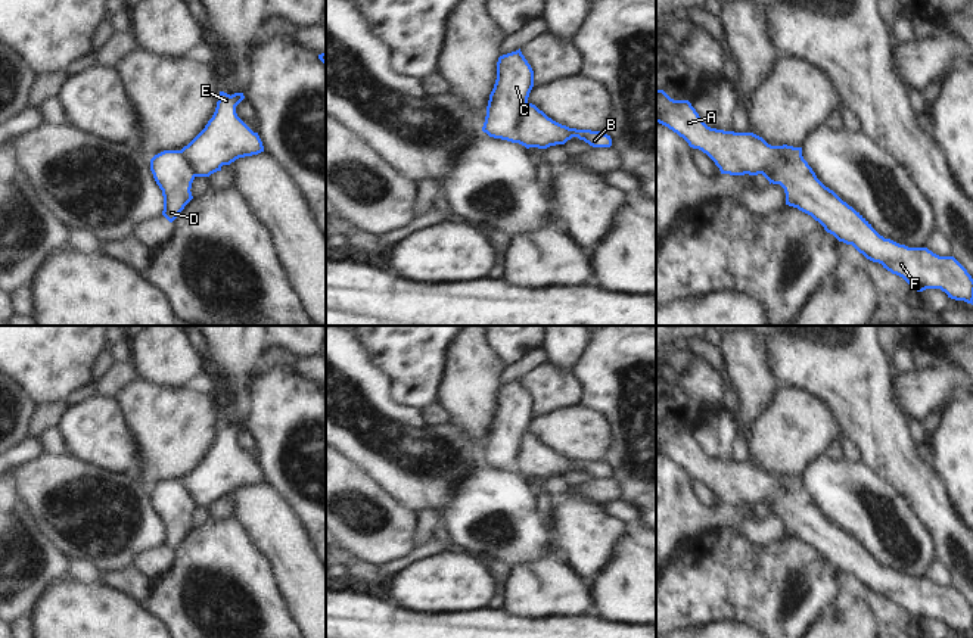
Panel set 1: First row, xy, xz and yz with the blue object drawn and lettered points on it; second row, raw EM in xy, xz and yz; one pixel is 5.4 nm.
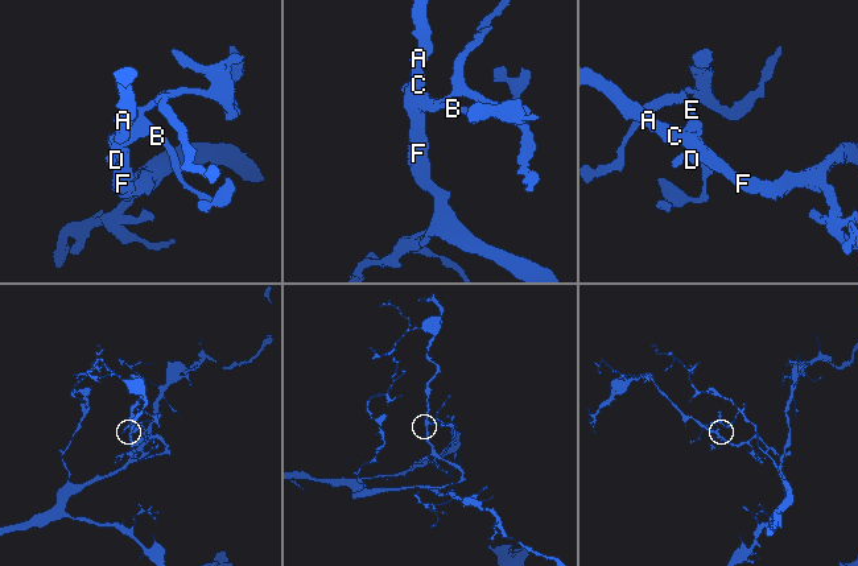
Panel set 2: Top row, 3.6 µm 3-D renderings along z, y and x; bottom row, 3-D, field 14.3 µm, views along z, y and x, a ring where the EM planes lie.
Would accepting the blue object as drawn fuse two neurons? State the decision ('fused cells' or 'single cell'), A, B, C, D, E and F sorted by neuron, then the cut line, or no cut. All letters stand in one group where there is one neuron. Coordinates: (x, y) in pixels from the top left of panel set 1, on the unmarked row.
fused cells; A C D F / B E; cut in xz along (527, 432), (516, 456), (516, 472)

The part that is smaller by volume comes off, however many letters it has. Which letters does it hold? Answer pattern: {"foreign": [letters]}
{"foreign": ["B", "E"]}

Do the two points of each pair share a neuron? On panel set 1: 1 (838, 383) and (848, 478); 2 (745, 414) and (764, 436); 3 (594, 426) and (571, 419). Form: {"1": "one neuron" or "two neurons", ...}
{"1": "two neurons", "2": "two neurons", "3": "one neuron"}

